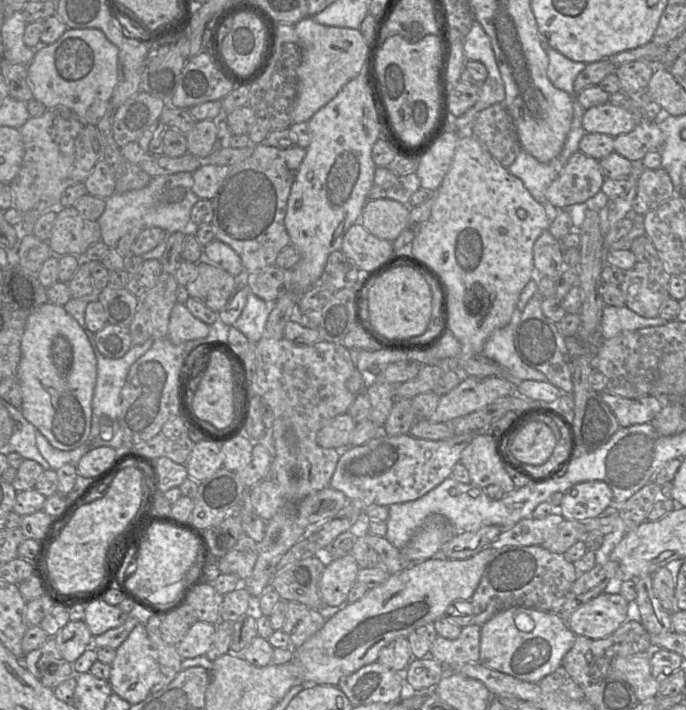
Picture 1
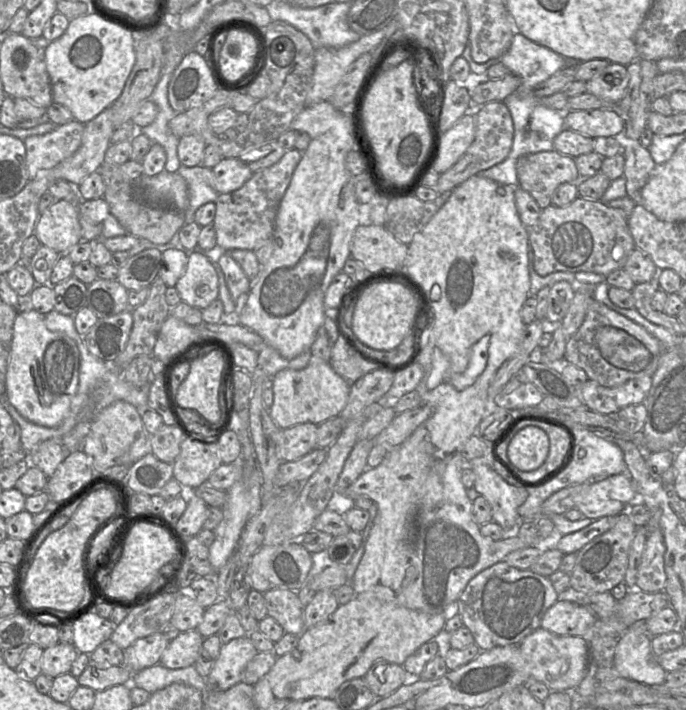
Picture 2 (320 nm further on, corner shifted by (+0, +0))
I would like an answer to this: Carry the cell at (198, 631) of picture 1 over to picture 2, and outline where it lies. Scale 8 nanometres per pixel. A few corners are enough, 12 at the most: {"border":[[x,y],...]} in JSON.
{"border":[[180,632],[160,663],[169,669],[194,665],[204,637]]}

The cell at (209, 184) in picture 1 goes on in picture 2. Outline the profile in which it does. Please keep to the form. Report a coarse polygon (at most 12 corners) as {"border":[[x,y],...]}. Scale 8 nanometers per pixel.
{"border":[[222,158],[212,170],[218,194],[239,189],[254,173],[239,158]]}

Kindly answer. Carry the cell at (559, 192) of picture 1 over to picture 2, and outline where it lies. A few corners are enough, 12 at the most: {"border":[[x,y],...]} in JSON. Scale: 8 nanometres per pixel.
{"border":[[556,150],[520,156],[519,187],[541,209],[559,185],[580,180]]}

